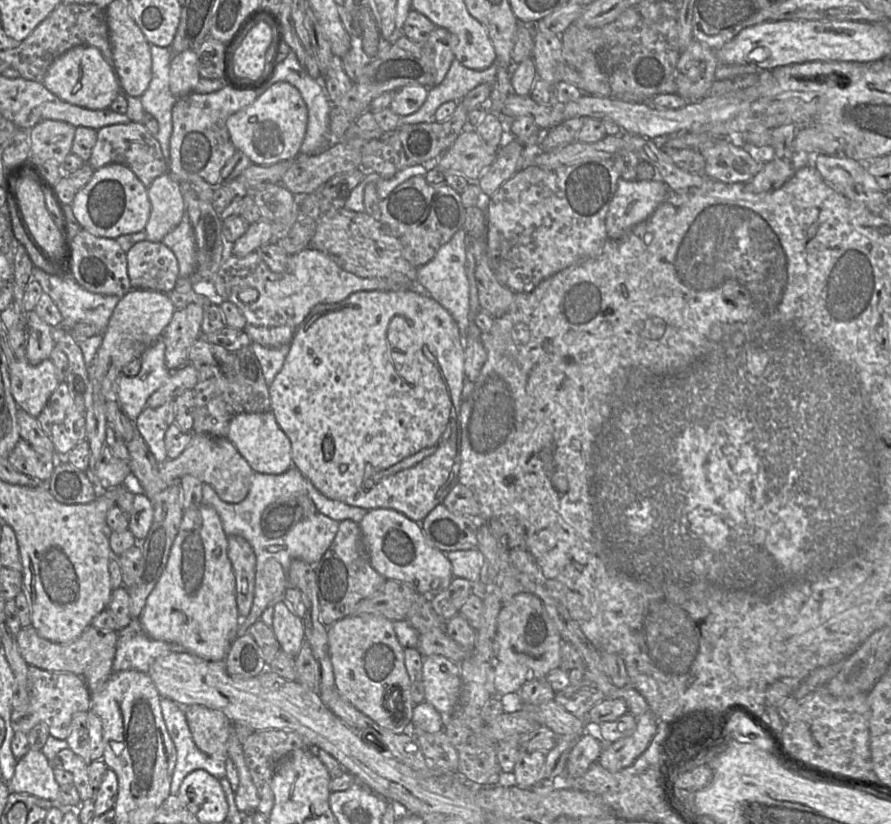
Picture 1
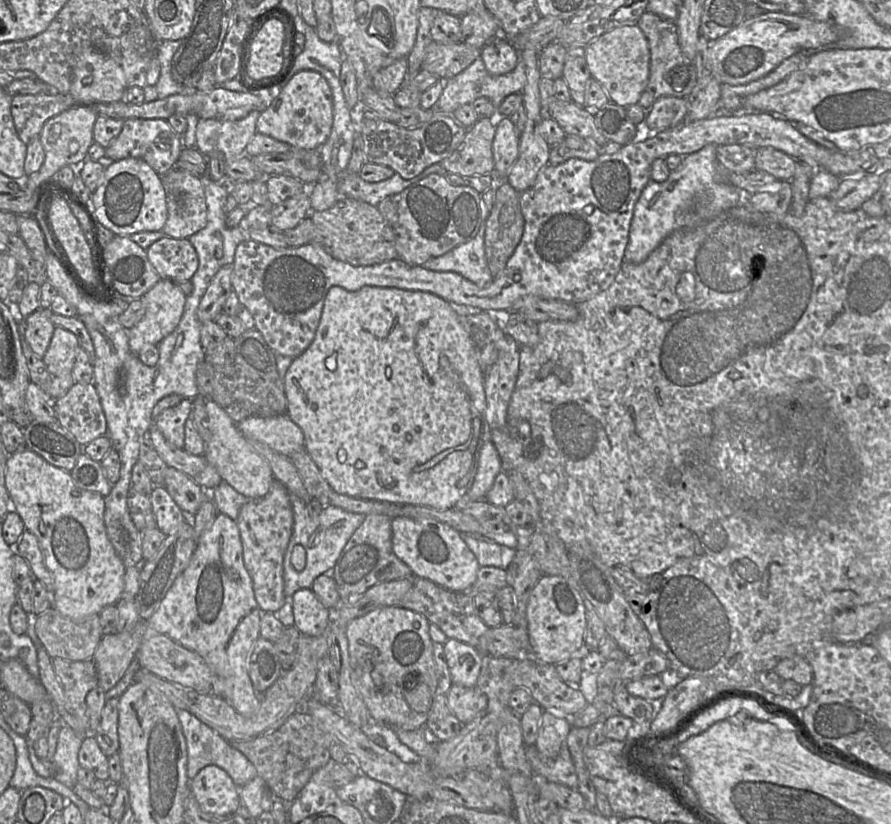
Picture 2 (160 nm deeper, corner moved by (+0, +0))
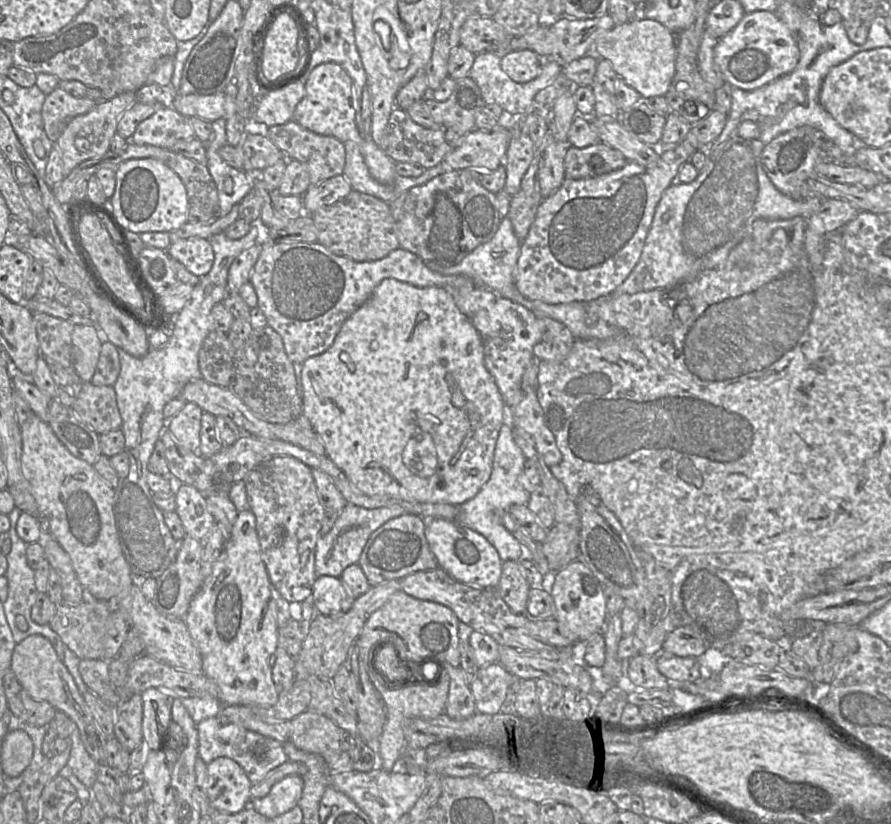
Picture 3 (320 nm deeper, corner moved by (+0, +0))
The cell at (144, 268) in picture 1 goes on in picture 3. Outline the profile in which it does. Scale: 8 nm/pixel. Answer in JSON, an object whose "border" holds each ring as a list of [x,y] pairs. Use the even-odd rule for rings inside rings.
{"border":[[[189,238],[172,241],[166,252],[172,260],[180,262],[198,277],[208,274],[214,262],[214,251],[209,239]]]}

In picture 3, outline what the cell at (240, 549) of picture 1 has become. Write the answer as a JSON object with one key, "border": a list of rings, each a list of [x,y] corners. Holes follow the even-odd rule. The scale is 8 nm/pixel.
{"border":[[[274,456],[262,463],[258,466],[250,470],[242,480],[246,487],[247,498],[249,502],[249,510],[255,515],[256,518],[256,530],[261,546],[261,555],[263,562],[266,566],[270,581],[276,591],[278,596],[286,599],[290,603],[294,602],[303,602],[306,599],[311,599],[312,592],[313,592],[313,585],[318,578],[315,572],[315,551],[316,551],[316,544],[320,539],[321,535],[321,528],[322,522],[324,519],[325,508],[320,503],[316,484],[313,478],[312,469],[301,462],[300,460],[291,457],[291,456]]]}

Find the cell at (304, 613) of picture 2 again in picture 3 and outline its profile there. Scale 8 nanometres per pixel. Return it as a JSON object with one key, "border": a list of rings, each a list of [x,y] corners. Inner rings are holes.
{"border":[[[321,576],[313,585],[311,600],[318,615],[343,614],[351,608],[355,599],[347,592],[339,577]]]}

